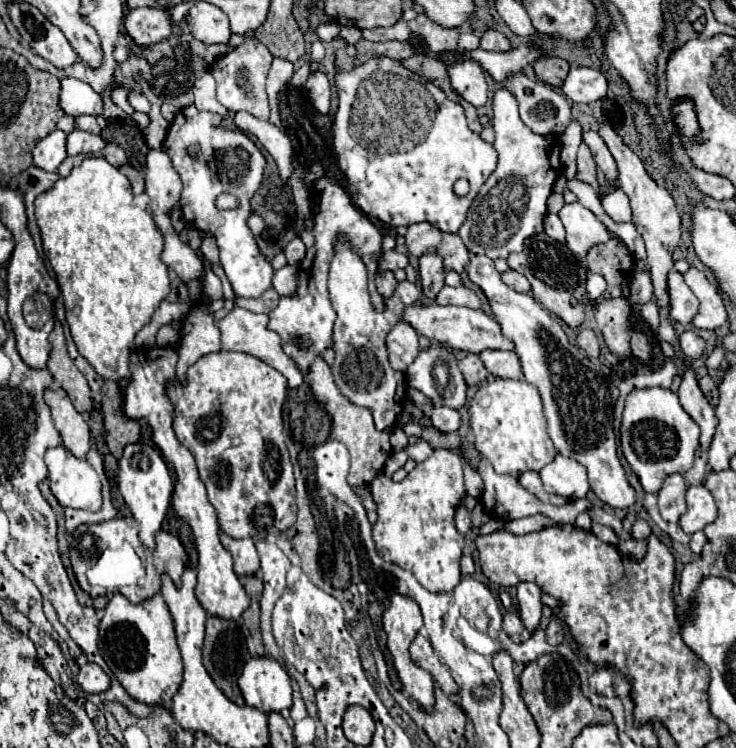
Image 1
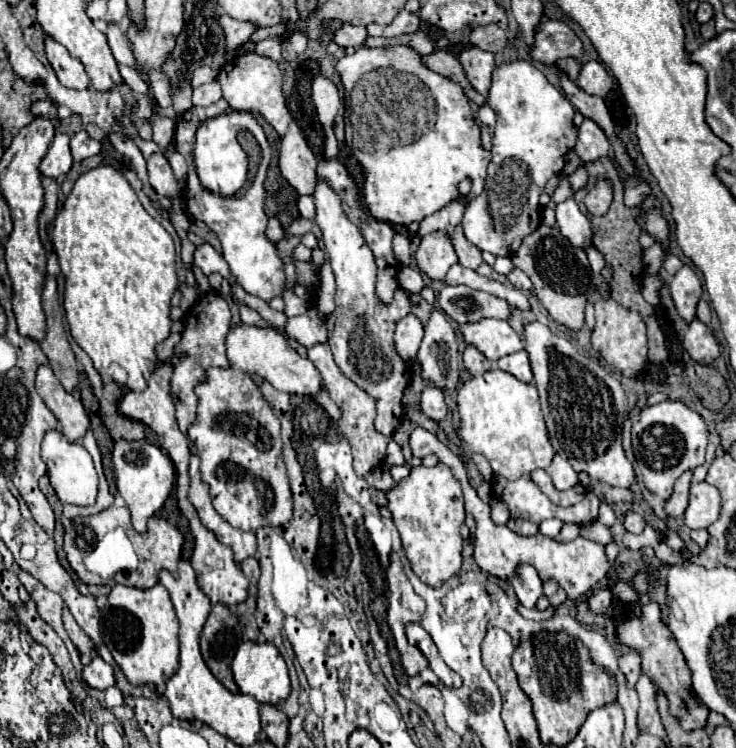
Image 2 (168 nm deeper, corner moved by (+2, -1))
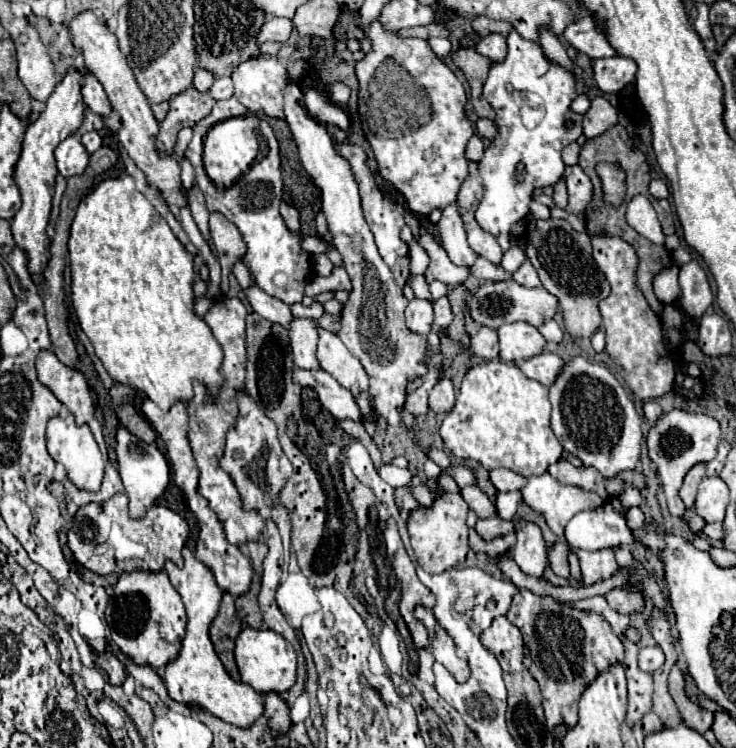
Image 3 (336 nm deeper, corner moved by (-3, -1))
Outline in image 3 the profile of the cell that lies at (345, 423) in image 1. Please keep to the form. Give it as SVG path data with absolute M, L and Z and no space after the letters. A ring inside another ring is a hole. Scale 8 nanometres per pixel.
M318 329L320 341L318 341L318 363L324 371L328 371L336 381L354 393L358 399L360 393L368 393L370 389L370 379L368 373L362 369L360 361L346 349L346 345L340 341L336 333Z

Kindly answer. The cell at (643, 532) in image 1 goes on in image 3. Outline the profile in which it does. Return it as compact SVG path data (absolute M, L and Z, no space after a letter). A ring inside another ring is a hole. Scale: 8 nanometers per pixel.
M630 507L626 511L626 521L628 521L628 525L630 525L632 531L638 531L638 529L646 527L646 517L644 517L644 513L642 513L640 507Z

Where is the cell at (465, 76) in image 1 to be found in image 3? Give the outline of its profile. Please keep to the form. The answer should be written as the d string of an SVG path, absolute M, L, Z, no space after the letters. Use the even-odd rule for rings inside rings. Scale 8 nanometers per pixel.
M492 33L476 45L476 51L482 53L482 57L490 59L492 63L498 63L498 61L502 61L502 57L506 57L506 37Z

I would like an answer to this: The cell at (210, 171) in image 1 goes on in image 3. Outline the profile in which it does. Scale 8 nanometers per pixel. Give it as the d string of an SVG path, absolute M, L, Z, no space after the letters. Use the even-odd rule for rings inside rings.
M236 97L224 99L224 101L216 101L214 109L210 111L210 115L206 115L202 121L198 121L194 125L194 137L184 153L186 159L190 159L194 173L196 173L196 181L198 187L202 189L204 197L206 197L206 207L208 213L222 213L230 223L234 223L242 235L242 241L246 243L246 257L242 257L242 263L250 269L254 283L268 293L270 297L276 297L288 305L292 303L300 303L304 297L304 285L306 281L312 277L312 259L308 253L304 253L300 249L300 237L294 235L292 231L288 231L288 227L284 225L280 213L278 213L278 205L282 201L282 173L280 173L280 151L278 151L278 141L274 137L272 127L268 125L268 133L264 135L268 145L270 145L270 153L266 159L254 163L248 173L236 181L232 187L220 191L214 187L214 183L208 179L204 165L202 165L202 141L208 133L208 129L228 117L240 117L246 115L248 109L244 105L238 103Z

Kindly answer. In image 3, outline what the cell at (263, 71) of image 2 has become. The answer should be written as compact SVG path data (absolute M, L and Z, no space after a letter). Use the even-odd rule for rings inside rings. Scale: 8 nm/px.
M252 57L238 65L232 73L234 81L234 97L250 109L250 113L264 113L268 117L284 119L284 89L288 85L288 71L276 57Z

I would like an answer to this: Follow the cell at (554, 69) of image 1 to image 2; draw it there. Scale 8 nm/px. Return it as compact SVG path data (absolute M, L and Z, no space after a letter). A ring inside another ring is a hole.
M569 57L569 59L561 59L561 61L557 61L555 65L557 65L559 69L565 69L565 73L569 73L569 77L571 77L573 81L579 77L581 63L579 63L577 59L573 59L573 57Z

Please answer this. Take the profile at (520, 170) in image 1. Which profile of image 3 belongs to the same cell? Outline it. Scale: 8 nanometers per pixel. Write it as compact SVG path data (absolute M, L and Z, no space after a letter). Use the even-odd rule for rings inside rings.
M510 31L508 55L506 55L504 63L492 65L488 79L484 83L484 97L496 111L498 135L486 147L484 157L478 163L478 171L480 171L486 193L478 205L476 221L486 233L490 233L494 237L498 237L500 233L508 233L516 239L522 239L526 235L526 217L530 213L528 205L532 201L532 191L536 187L554 185L560 179L560 175L564 173L564 163L560 157L562 149L570 141L576 141L582 135L582 115L578 115L570 109L570 103L576 97L576 81L570 71L564 71L562 67L546 61L538 43L526 41L516 31ZM566 121L572 121L574 127L566 129L564 127Z

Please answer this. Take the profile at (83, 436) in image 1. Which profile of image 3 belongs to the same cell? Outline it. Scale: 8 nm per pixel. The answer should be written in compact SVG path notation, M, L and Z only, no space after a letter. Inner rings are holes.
M40 351L36 357L38 381L46 385L62 405L76 417L78 425L86 425L94 417L94 401L90 389L76 369L70 369L58 361L52 351Z

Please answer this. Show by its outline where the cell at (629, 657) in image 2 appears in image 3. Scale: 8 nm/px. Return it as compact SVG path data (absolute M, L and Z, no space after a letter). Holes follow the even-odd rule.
M644 647L638 651L638 667L644 673L654 673L664 663L664 653L660 647Z

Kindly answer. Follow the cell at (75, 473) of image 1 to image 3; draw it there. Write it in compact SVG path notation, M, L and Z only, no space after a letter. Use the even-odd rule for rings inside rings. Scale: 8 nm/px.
M72 415L66 417L52 417L48 421L48 429L46 429L46 449L50 453L50 457L56 463L62 463L66 469L66 475L70 479L70 483L76 489L82 491L90 491L90 493L98 493L100 483L102 483L102 475L104 475L104 461L100 455L100 449L90 433L88 425L78 427L74 423Z

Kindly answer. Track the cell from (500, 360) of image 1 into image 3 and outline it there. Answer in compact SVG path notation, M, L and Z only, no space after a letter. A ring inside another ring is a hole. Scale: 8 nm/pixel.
M540 353L526 361L518 361L516 365L528 379L534 379L534 381L550 387L554 383L556 375L560 373L564 361L554 353Z

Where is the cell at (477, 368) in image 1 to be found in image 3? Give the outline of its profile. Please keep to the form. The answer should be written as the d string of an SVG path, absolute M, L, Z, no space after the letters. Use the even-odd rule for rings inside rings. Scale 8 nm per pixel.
M480 327L480 331L470 339L470 355L480 357L482 361L498 359L498 337L496 337L496 329Z

